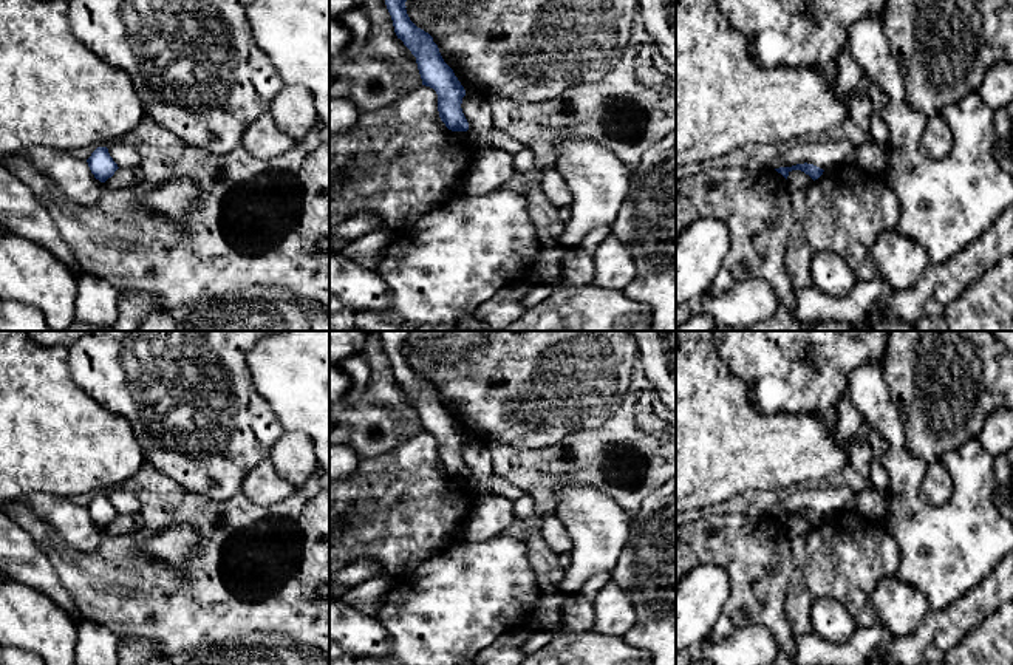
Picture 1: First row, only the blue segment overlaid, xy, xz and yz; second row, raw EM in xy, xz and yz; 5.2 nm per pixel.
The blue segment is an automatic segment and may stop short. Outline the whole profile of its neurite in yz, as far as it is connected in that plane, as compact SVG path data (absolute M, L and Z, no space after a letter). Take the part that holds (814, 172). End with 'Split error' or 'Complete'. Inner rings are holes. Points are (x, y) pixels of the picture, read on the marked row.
M796 164L796 165L792 165L792 167L779 167L779 169L775 169L778 173L781 173L786 179L789 176L789 173L792 170L801 170L804 172L806 175L809 175L813 181L818 179L821 175L823 175L823 169L813 165L813 164Z. Complete

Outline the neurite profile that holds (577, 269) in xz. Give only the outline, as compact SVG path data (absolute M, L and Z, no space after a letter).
M563 247L561 280L555 288L588 286L594 278L594 258L578 247Z

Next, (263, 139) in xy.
M266 110L244 130L241 145L260 159L277 158L295 145L295 139L281 131Z

